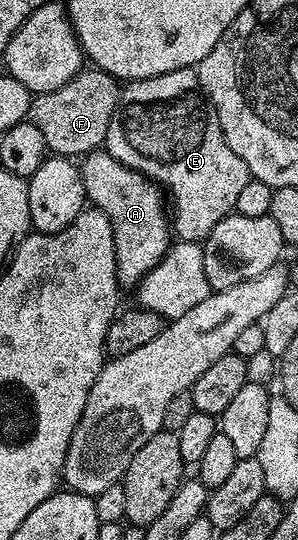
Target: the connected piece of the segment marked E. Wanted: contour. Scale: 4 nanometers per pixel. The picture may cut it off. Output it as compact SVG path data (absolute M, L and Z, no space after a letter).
M181 68L168 74L156 74L156 78L129 81L118 93L118 105L108 126L104 151L112 154L116 162L164 186L172 201L172 232L178 240L205 240L208 234L212 234L216 222L234 212L236 197L252 179L248 166L244 166L243 160L232 154L228 142L224 142L216 110L203 94L194 68Z

